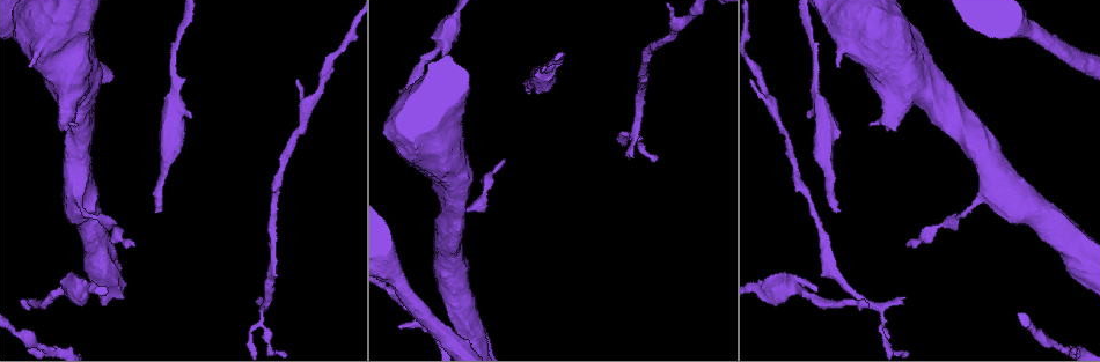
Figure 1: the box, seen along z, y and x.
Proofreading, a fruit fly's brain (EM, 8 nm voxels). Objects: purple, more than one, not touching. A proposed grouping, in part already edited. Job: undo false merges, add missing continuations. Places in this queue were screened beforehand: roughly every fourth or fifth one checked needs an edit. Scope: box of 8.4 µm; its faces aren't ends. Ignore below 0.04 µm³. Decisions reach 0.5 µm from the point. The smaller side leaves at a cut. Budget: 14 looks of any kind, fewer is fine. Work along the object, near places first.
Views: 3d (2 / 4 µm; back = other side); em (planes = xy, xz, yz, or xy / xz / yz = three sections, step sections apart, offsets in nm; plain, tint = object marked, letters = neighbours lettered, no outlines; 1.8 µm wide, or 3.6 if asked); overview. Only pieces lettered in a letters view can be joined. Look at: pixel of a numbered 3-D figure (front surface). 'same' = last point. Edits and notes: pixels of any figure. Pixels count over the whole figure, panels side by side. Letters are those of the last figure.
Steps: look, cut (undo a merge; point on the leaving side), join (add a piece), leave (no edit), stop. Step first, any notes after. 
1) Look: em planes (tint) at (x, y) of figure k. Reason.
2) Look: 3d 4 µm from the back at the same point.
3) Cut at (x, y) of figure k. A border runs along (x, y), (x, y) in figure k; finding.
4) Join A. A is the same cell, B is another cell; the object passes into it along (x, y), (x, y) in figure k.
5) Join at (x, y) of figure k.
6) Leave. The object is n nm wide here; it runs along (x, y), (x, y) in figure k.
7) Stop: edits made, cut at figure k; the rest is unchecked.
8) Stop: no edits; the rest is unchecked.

Look: 3d 4 µm at (841, 211) of figure 1. Free end.

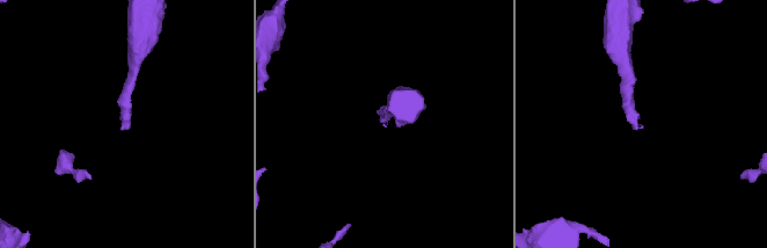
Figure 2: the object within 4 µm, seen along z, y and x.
Look: em xz step 16 (letters) at (128, 125) of figure 2. Shape alone is not enough.

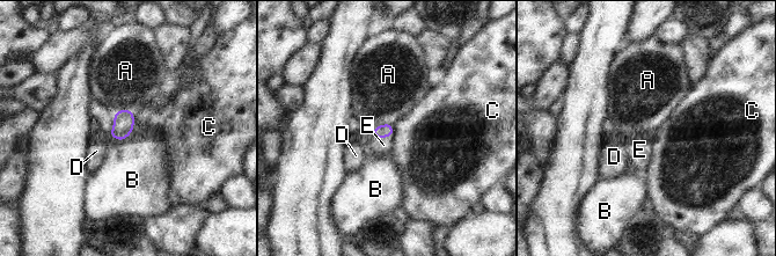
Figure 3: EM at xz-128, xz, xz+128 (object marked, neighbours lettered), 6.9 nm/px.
Join E. E is the same cell, A, B, C and D are other cells; it goes on there.

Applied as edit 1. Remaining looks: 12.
Look: em planes (letters) at (629, 157) of figure 1.

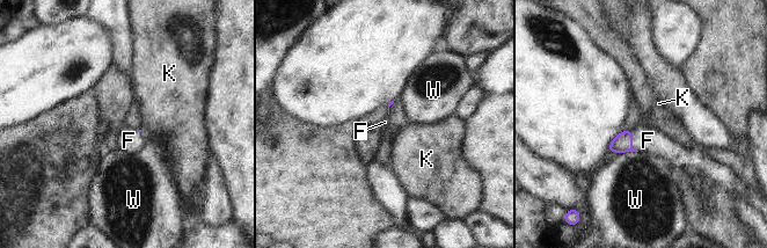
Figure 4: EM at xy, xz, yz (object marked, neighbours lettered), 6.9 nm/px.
Join F. F is the same cell, K and W are other cells; the object passes into it along (622, 143), (632, 141), (648, 140) in figure 4; it goes on there.

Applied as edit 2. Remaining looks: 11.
Look: overview. Redraw.

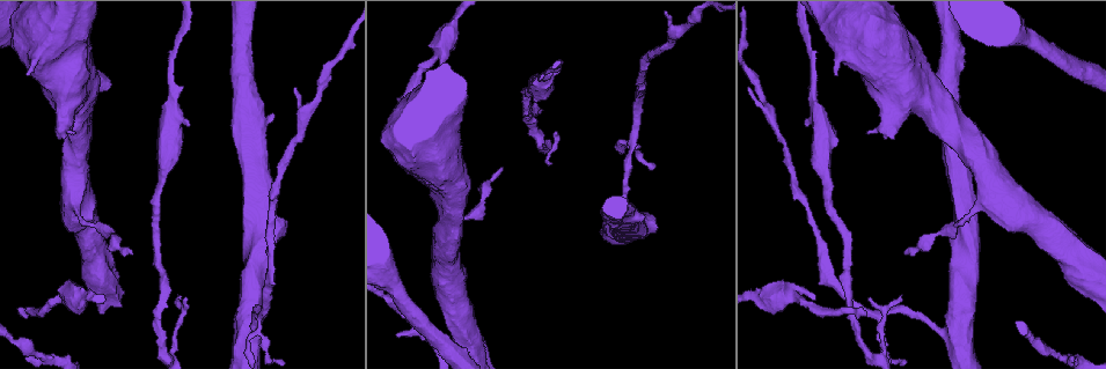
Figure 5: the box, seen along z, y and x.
Look: 3d 4 µm at (130, 253) of figure 5. Branch stops here.

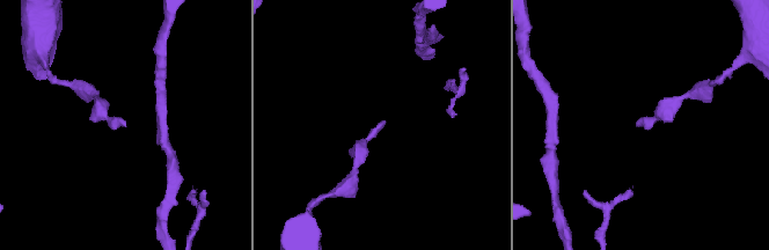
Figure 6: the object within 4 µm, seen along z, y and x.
Look: em xy step 16 (letters) at (124, 123) of figure 6. Now the EM.

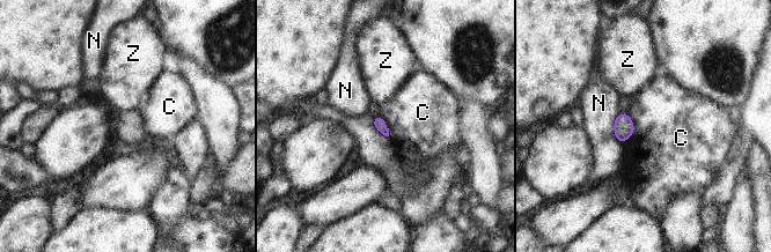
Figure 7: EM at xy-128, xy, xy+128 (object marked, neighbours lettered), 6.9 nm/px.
Look: em planes (letters) at the same point.

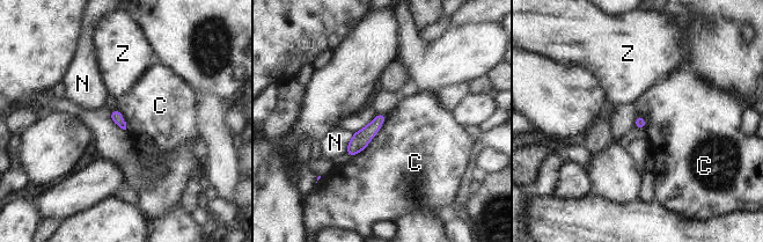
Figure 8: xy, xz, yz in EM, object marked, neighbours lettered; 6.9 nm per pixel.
Leave. C, N and Z are other cells; a border runs along (387, 114), (379, 132), (351, 158) in figure 8; none of them fits.

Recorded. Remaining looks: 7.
Look: em 3.6 µm xz step 8 (letters) at (811, 298) of figure 5. Free end.

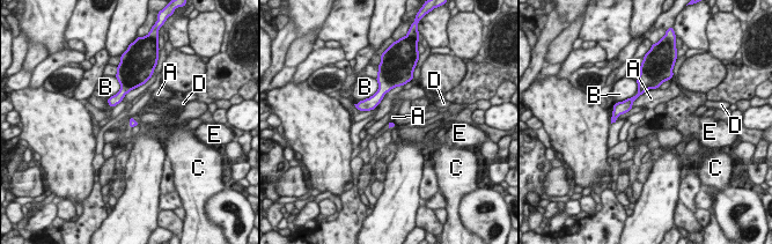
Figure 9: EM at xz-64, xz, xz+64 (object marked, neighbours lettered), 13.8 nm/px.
Leave. A, B, C, D and E are other cells; no lettered piece goes on from it.

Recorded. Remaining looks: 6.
Look: 3d 2 µm at (867, 134) of figure 5. Stops while still wide.

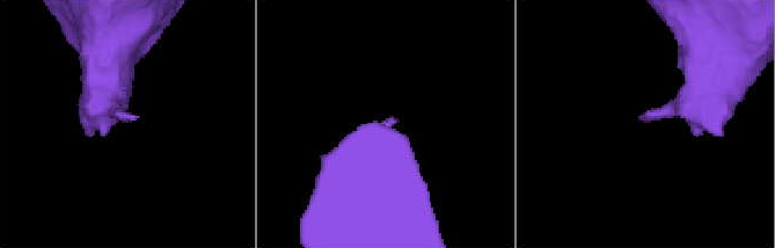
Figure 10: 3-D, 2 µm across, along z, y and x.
Look: em planes (letters) at (134, 119) of figure 10.

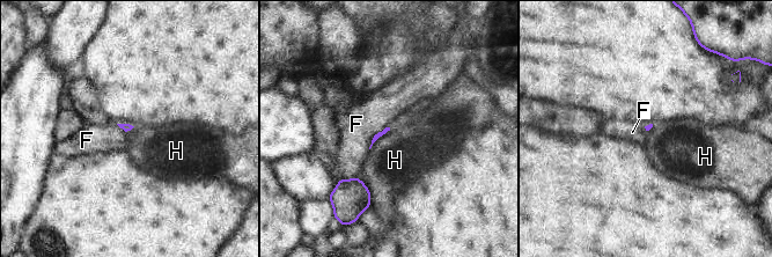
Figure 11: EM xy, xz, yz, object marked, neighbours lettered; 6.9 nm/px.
Leave. F and H are other cells; a border runs along (357, 176), (370, 192), (370, 207) in figure 11; none of them fits.

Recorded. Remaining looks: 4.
Stop: edits made, join at figure 3, join at figure 4; the rest is unchecked.

